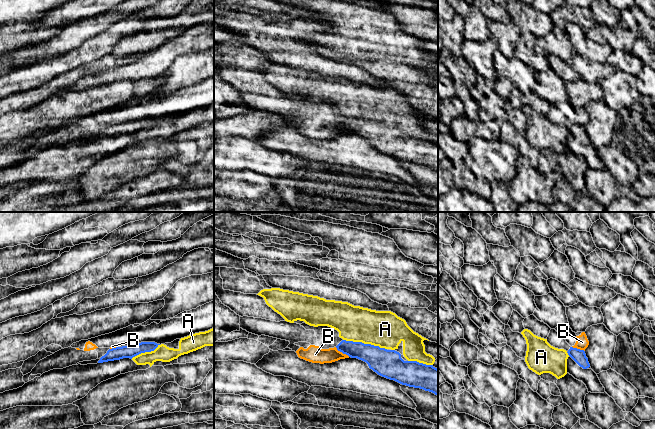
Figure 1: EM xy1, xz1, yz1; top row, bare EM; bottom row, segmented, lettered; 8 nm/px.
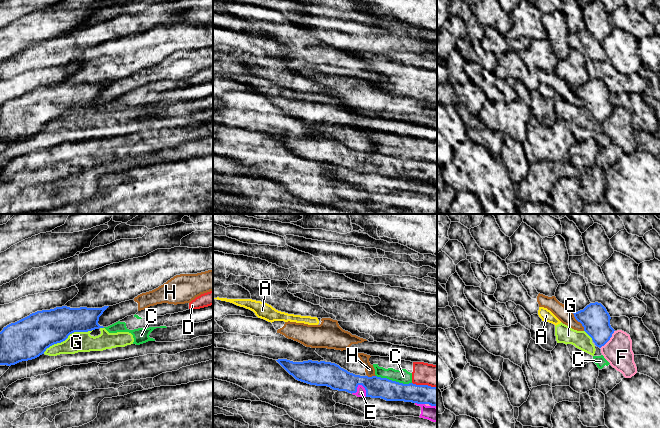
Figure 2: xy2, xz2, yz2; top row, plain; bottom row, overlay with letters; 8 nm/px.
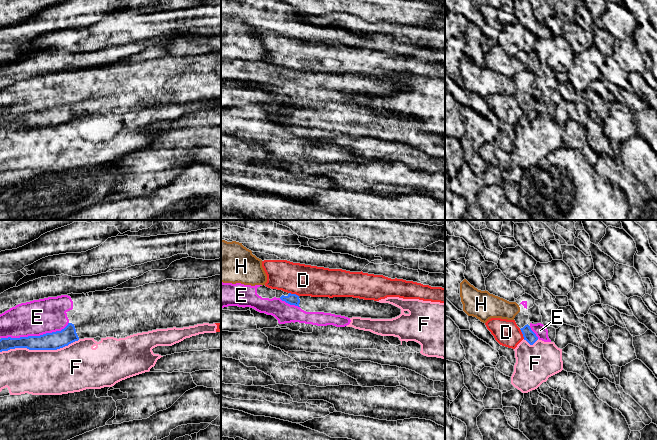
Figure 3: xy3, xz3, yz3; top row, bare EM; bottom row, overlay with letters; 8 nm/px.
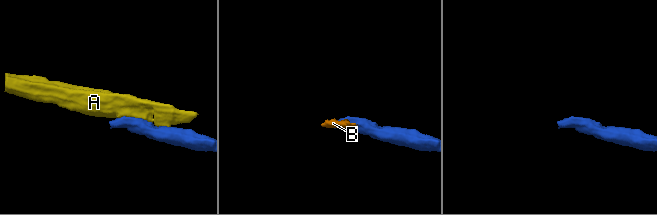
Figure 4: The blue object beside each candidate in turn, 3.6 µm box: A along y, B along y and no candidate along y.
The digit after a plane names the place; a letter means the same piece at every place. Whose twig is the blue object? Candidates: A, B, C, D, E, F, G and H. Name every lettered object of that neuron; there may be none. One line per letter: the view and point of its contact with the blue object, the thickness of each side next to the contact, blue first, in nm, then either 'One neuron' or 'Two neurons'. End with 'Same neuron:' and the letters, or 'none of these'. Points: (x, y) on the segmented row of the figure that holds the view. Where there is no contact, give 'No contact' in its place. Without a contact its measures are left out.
A: Touches blue at xz1 (365, 344). Thickness 220 nm (blue) against 300 nm. Two neurons
B: Touches blue at xz1 (342, 352). Thickness 160 nm (blue) against 140 nm. Two neurons
C: Touches blue at xz2 (394, 381). Thickness 180 nm (blue) against 110 nm. Two neurons
D: Touches blue at xz3 (294, 294). Thickness 90 nm (blue) against 260 nm. Two neurons
E: Touches blue at xy3 (35, 336). Thickness 140 nm (blue) against 280 nm. Two neurons
F: Touches blue at xy3 (39, 349). Thickness 140 nm (blue) against 360 nm. Two neurons
G: Touches blue at xy2 (67, 337). Thickness 300 nm (blue) against 160 nm. Two neurons
H: Touches blue at yz2 (579, 321). Thickness 240 nm (blue) against 120 nm. Two neurons
Same neuron: none of these

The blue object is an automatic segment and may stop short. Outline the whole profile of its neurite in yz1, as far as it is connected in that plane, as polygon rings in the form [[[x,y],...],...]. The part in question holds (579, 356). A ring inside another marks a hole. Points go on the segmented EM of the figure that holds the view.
[[[570,347],[567,353],[583,369],[587,369],[590,367],[588,358],[586,357],[584,350]]]

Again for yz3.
[[[519,312],[514,318],[517,326],[523,334],[524,340],[526,340],[530,345],[533,345],[538,340],[538,337],[531,330],[528,319],[529,315],[526,315],[523,312]]]

